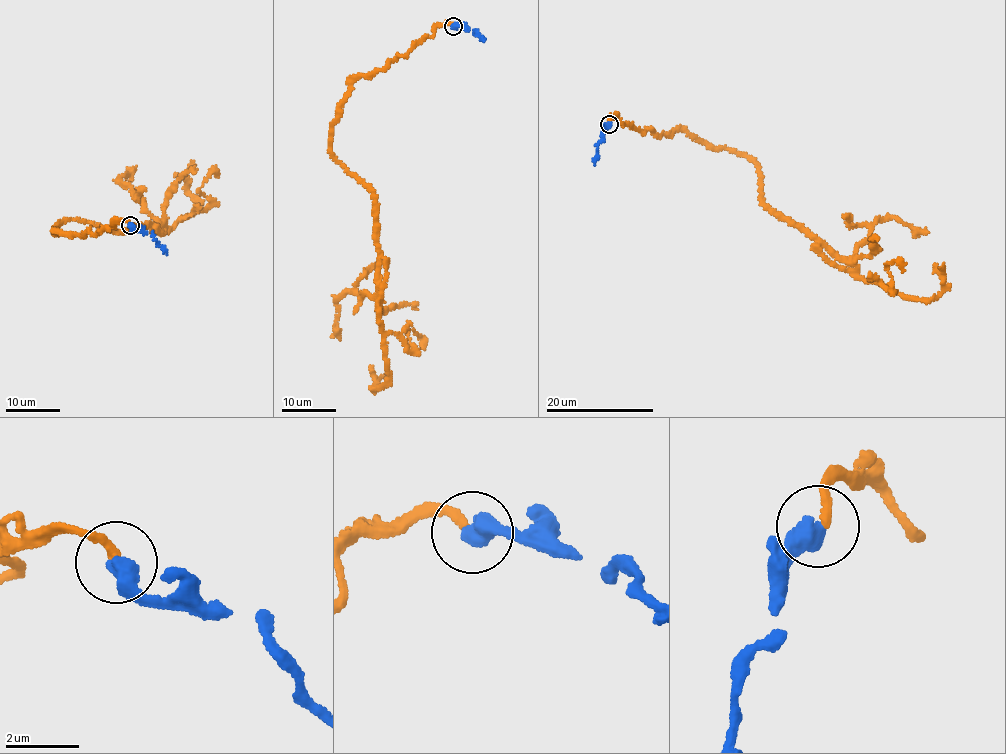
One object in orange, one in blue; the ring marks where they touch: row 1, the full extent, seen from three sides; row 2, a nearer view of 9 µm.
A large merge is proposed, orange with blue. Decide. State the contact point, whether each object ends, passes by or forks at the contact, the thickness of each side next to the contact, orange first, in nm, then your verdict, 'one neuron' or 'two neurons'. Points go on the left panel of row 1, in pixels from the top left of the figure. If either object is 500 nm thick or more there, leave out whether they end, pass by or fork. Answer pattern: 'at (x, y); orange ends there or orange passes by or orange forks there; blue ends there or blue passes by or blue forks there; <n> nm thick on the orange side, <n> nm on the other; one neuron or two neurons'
at (130, 225); 260 nm thick on the orange side, 600 nm on the other; two neurons

